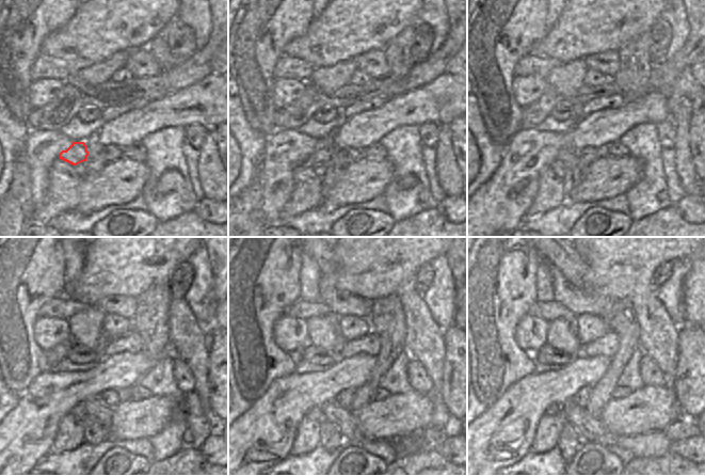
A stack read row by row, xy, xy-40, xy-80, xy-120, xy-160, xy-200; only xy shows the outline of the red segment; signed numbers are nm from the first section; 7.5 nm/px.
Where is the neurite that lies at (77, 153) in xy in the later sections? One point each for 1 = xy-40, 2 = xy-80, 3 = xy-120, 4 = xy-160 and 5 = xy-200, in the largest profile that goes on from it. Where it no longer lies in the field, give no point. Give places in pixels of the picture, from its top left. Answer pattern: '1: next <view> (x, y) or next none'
1: next xy-40 (323, 154)
2: next xy-80 (565, 156)
3: next xy-120 (94, 408)
4: next xy-160 (345, 419)
5: next xy-200 (590, 428)

